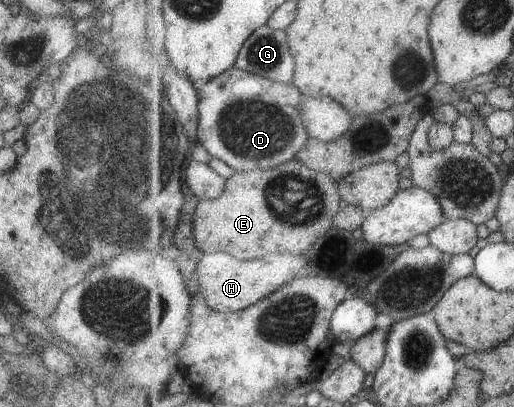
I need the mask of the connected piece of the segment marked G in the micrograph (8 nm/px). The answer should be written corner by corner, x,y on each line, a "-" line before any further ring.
264,25
249,39
242,46
235,66
284,85
292,83
297,63
288,45
286,31
272,31

